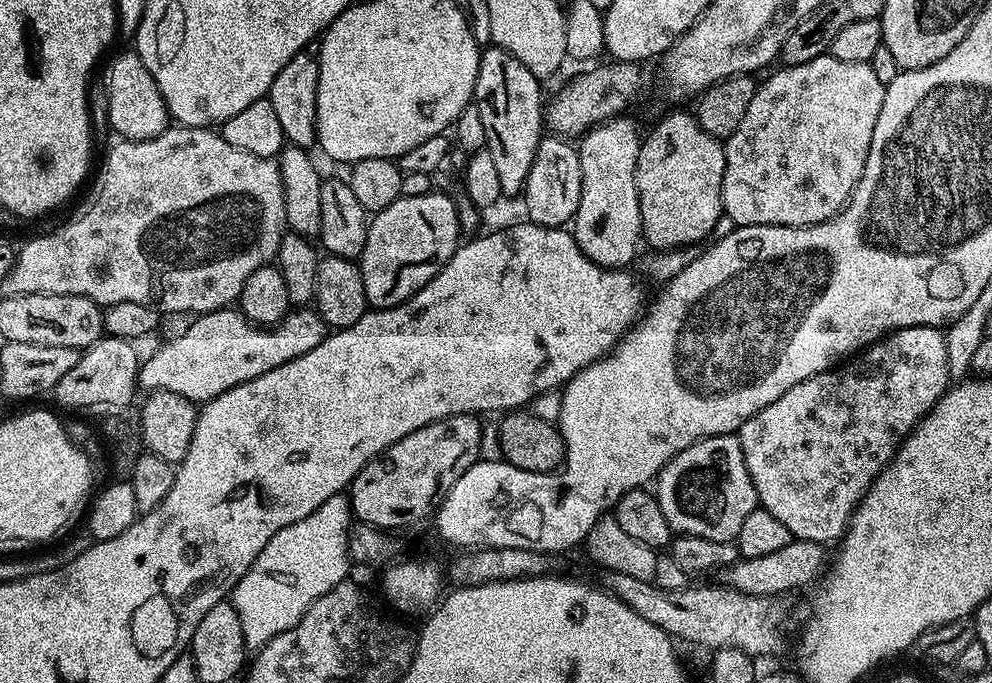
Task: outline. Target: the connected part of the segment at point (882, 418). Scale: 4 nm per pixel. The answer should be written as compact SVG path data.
M936 326L897 328L895 332L868 345L847 362L830 368L822 374L814 374L814 378L806 378L806 382L798 382L798 386L790 386L790 390L786 390L786 394L782 394L782 398L770 402L770 406L766 406L762 410L758 410L758 414L754 414L754 418L747 420L738 433L742 446L742 458L746 462L746 470L750 474L750 478L754 482L759 507L774 514L774 518L778 518L778 522L782 522L782 526L786 526L786 530L790 530L790 534L795 539L809 540L825 546L831 545L831 540L839 541L847 532L856 507L862 502L862 498L868 493L870 486L878 478L878 474L896 457L900 443L915 430L920 419L944 397L944 393L948 391L949 387L947 338L945 333Z

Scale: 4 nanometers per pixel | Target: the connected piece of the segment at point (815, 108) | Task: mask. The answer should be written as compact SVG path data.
M831 54L814 58L801 64L784 64L773 76L759 81L754 98L750 98L750 106L742 117L742 123L734 134L723 141L726 170L722 178L723 215L733 221L733 225L754 226L755 224L777 224L778 226L794 226L805 228L818 222L826 222L831 216L837 216L852 197L854 186L858 186L858 178L862 178L862 170L866 170L866 154L870 154L870 138L874 138L874 125L878 123L878 110L882 110L885 85L878 82L871 63L842 62Z

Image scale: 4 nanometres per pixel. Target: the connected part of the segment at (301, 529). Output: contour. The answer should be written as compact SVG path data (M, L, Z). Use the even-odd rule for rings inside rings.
M341 494L326 498L314 514L278 530L266 542L262 554L254 558L250 570L230 593L249 649L258 650L270 638L293 628L315 600L349 579L348 534L353 523L351 499Z

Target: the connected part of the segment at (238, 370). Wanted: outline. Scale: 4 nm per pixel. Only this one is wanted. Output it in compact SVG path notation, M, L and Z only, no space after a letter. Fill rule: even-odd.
M308 306L289 311L278 323L257 326L247 320L235 307L219 308L195 317L185 332L168 340L152 357L140 365L141 389L148 392L170 390L170 394L182 394L193 402L207 402L238 386L274 370L302 354L310 354L314 346L321 344L330 329L319 312Z

